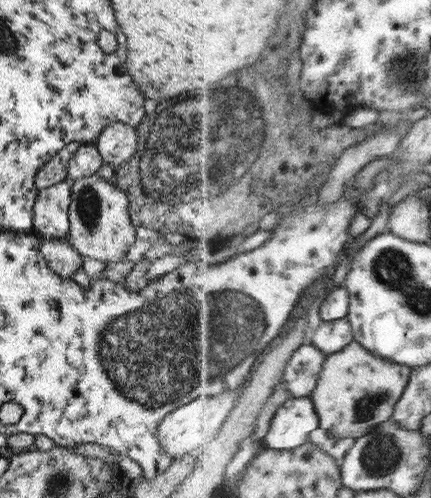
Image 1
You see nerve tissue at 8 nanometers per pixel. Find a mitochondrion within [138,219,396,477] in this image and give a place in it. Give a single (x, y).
(367, 407)

